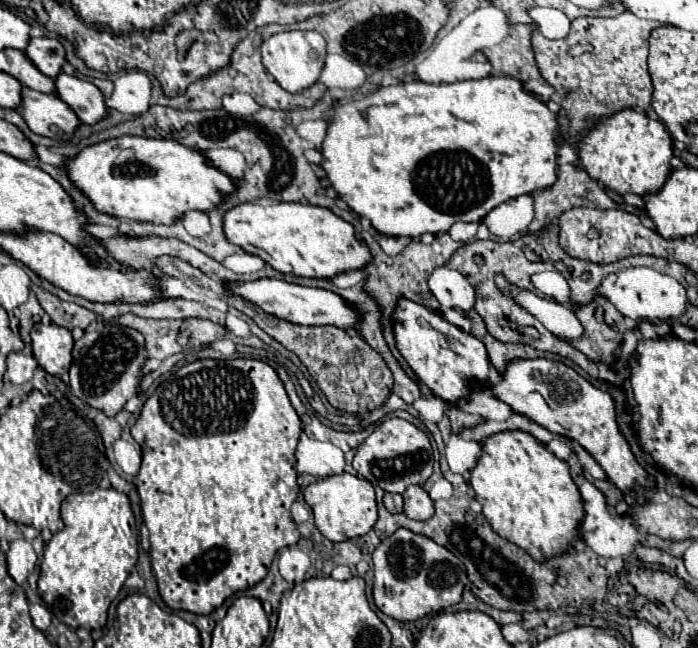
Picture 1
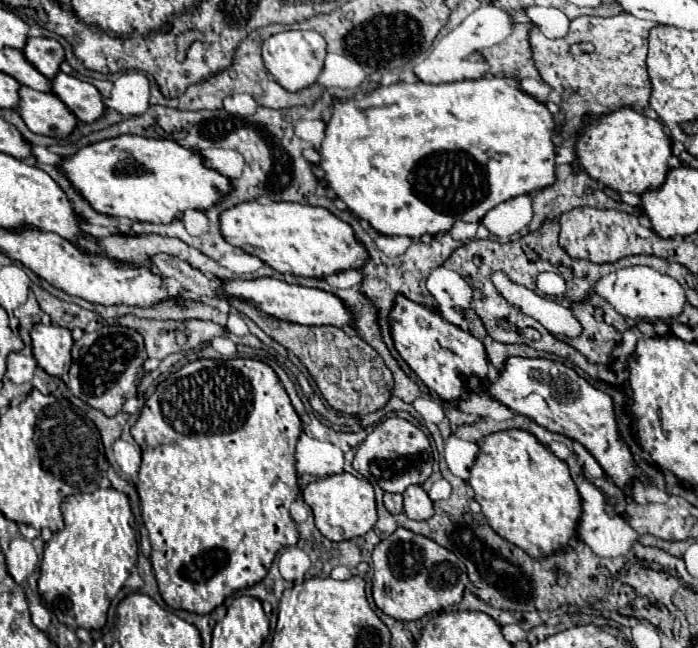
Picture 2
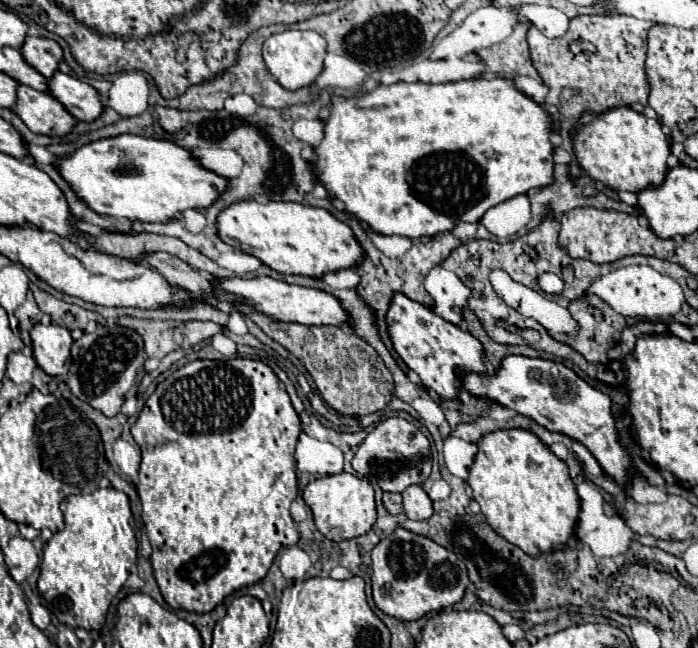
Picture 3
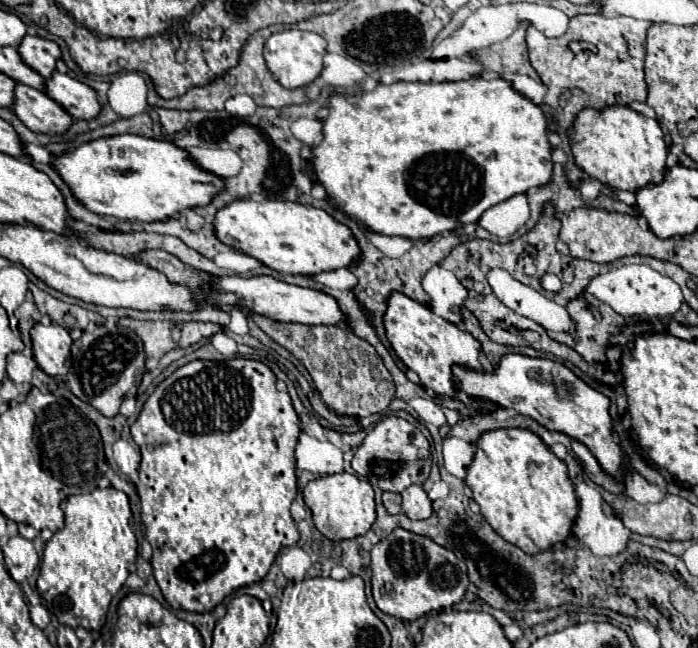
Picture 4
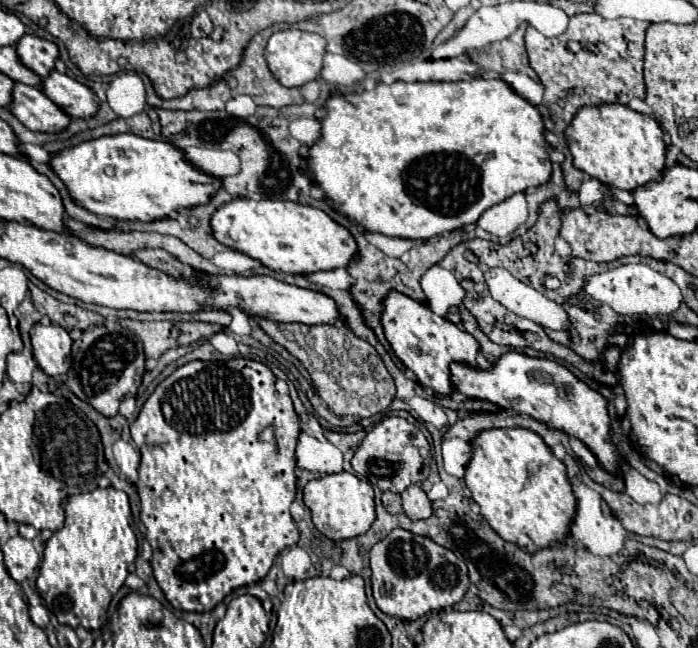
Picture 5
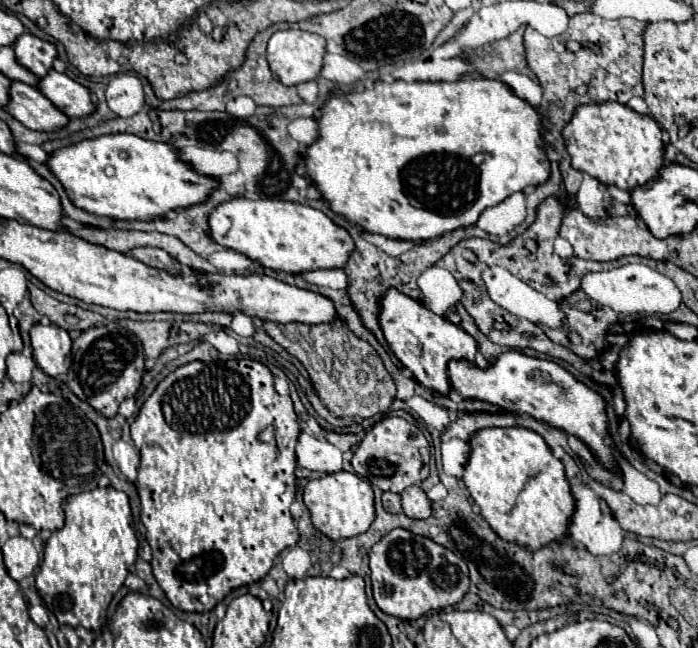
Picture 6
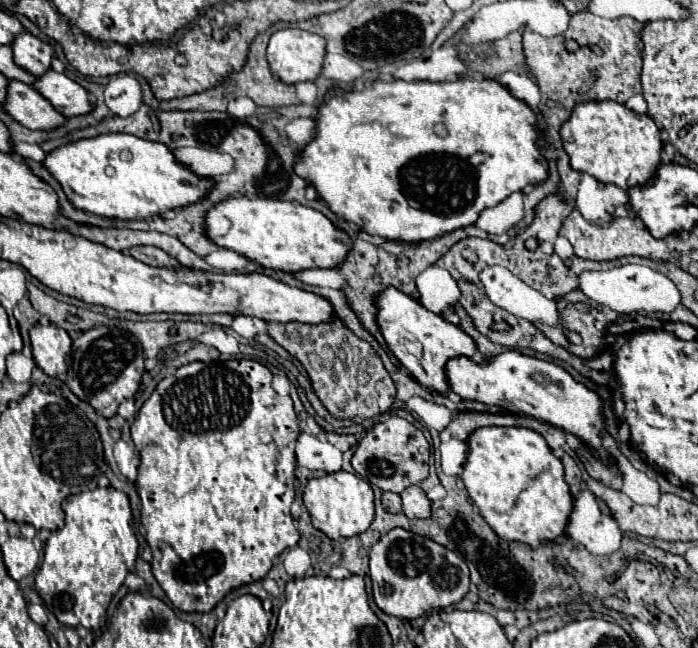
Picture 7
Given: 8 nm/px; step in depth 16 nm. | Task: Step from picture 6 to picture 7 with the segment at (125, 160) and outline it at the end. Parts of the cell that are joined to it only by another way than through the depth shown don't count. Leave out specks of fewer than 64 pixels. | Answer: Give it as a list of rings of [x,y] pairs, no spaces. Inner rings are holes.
[[[104,134],[96,138],[82,138],[70,144],[64,144],[44,158],[44,168],[60,182],[66,198],[70,204],[78,210],[104,216],[104,218],[118,218],[118,220],[144,220],[150,216],[156,216],[164,210],[182,208],[186,204],[192,204],[210,188],[210,180],[200,178],[186,170],[180,162],[176,162],[172,150],[160,142],[142,140],[138,136],[128,134]]]

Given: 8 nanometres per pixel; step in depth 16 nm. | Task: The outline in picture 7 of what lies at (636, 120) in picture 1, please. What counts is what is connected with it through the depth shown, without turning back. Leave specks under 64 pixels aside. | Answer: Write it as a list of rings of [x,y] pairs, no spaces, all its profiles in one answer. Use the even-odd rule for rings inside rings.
[[[588,100],[576,104],[570,118],[560,128],[560,138],[570,156],[572,170],[586,172],[604,184],[612,182],[624,190],[644,184],[660,166],[662,138],[654,120],[648,114],[632,112],[624,104],[612,100]]]

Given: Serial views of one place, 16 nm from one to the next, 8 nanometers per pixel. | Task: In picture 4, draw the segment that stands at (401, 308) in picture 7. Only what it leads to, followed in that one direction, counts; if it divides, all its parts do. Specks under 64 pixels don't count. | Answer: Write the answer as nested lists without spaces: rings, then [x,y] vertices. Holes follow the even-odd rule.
[[[392,292],[386,300],[384,312],[384,328],[386,338],[390,340],[396,356],[418,374],[420,384],[436,392],[438,396],[452,398],[456,392],[456,384],[452,384],[452,364],[468,364],[468,368],[482,368],[478,362],[480,344],[476,338],[456,324],[436,316],[428,306],[400,294]]]

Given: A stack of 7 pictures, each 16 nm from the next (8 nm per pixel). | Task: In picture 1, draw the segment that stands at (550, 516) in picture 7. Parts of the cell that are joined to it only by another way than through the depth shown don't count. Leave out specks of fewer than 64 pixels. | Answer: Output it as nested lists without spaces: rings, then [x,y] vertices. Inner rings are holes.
[[[522,430],[492,434],[480,446],[482,452],[470,470],[468,484],[474,488],[474,498],[482,504],[482,514],[492,530],[528,552],[534,560],[564,554],[580,538],[578,528],[584,514],[582,498],[570,478],[568,464]]]

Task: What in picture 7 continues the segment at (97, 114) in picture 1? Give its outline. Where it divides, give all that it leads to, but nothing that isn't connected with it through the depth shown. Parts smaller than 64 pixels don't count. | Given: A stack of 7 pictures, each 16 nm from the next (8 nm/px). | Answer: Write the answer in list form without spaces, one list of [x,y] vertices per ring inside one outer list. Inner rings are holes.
[[[48,70],[44,76],[38,76],[32,86],[66,118],[82,116],[92,110],[88,92],[64,74]]]

